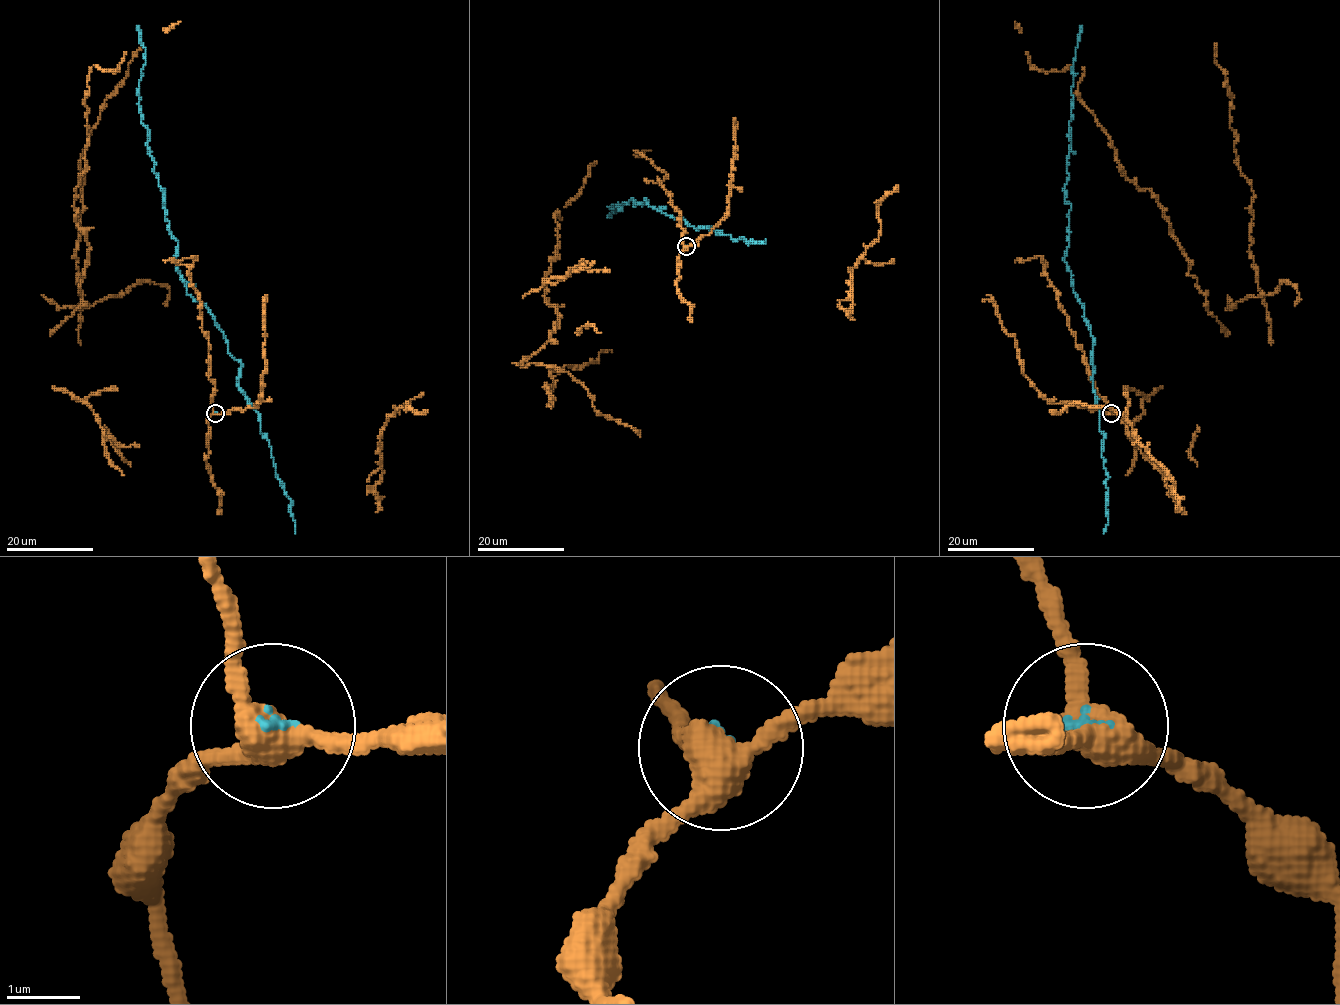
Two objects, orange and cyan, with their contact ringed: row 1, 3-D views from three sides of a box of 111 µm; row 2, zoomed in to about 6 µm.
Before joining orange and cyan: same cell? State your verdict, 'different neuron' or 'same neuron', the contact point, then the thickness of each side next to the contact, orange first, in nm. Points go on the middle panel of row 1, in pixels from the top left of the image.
different neuron | (686, 246) | 380/100 nm

